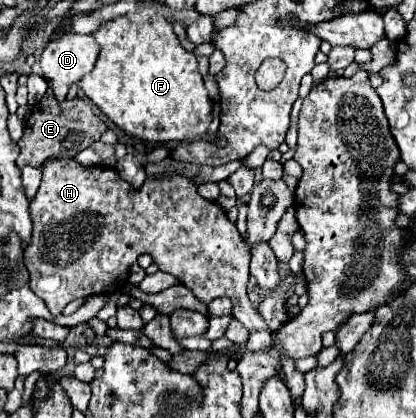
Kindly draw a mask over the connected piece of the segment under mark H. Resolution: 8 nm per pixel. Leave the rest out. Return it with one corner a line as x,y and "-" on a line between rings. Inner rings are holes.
52,158
42,166
42,184
30,204
30,214
34,220
34,232
30,248
24,252
24,264
30,272
32,292
46,302
54,316
58,316
62,308
76,298
122,290
126,286
130,266
140,254
150,254
160,270
176,276
204,304
218,296
228,296
232,300
232,316
250,328
250,352
270,346
270,330
248,300
246,286
250,278
250,254
244,250
242,236
226,218
226,212
216,202
202,198
196,184
186,176
178,172
168,172
162,178
146,176
142,188
134,188
122,180
114,168
82,166
70,158

